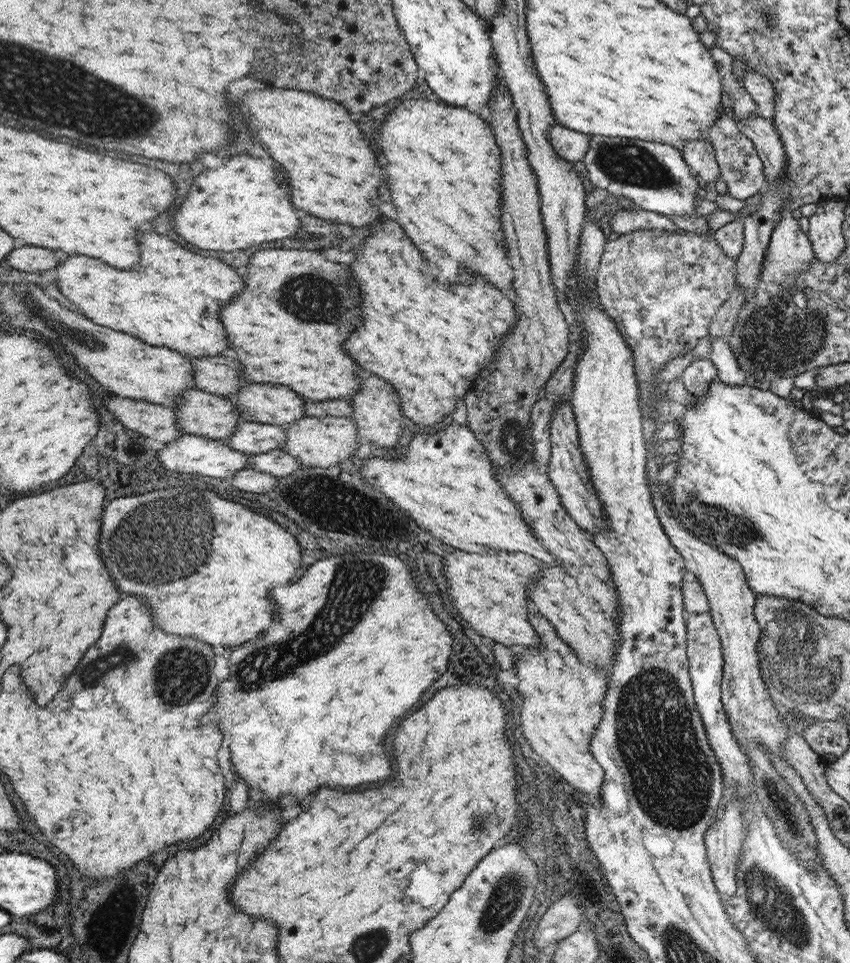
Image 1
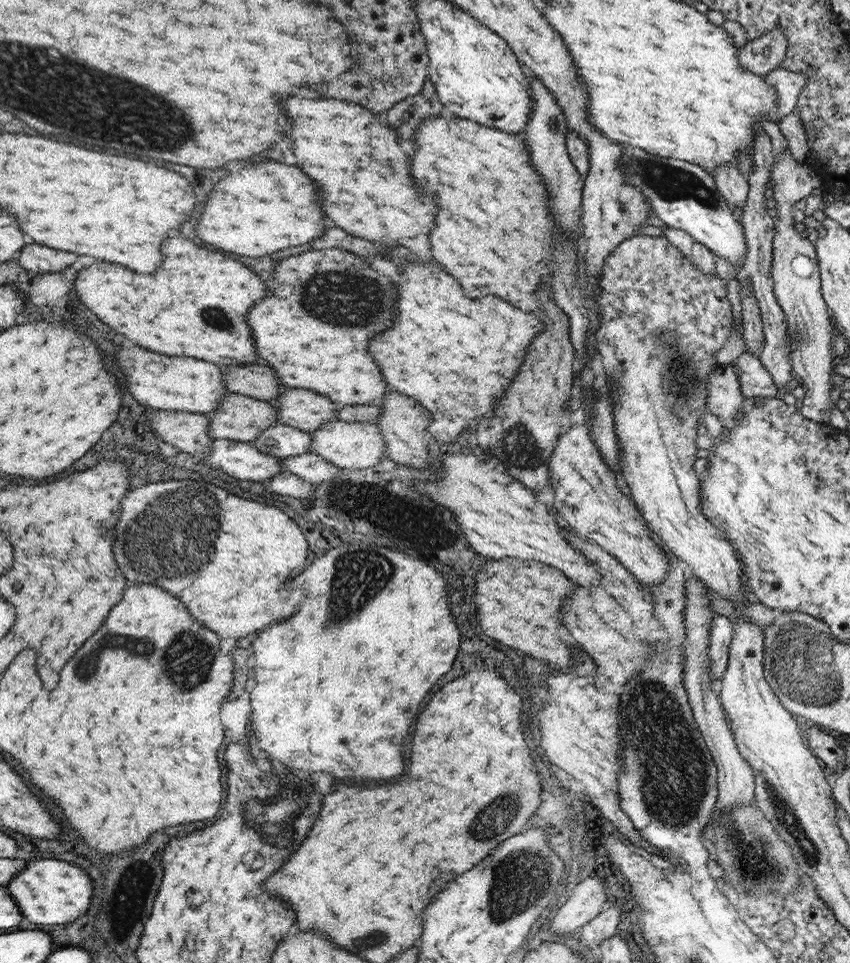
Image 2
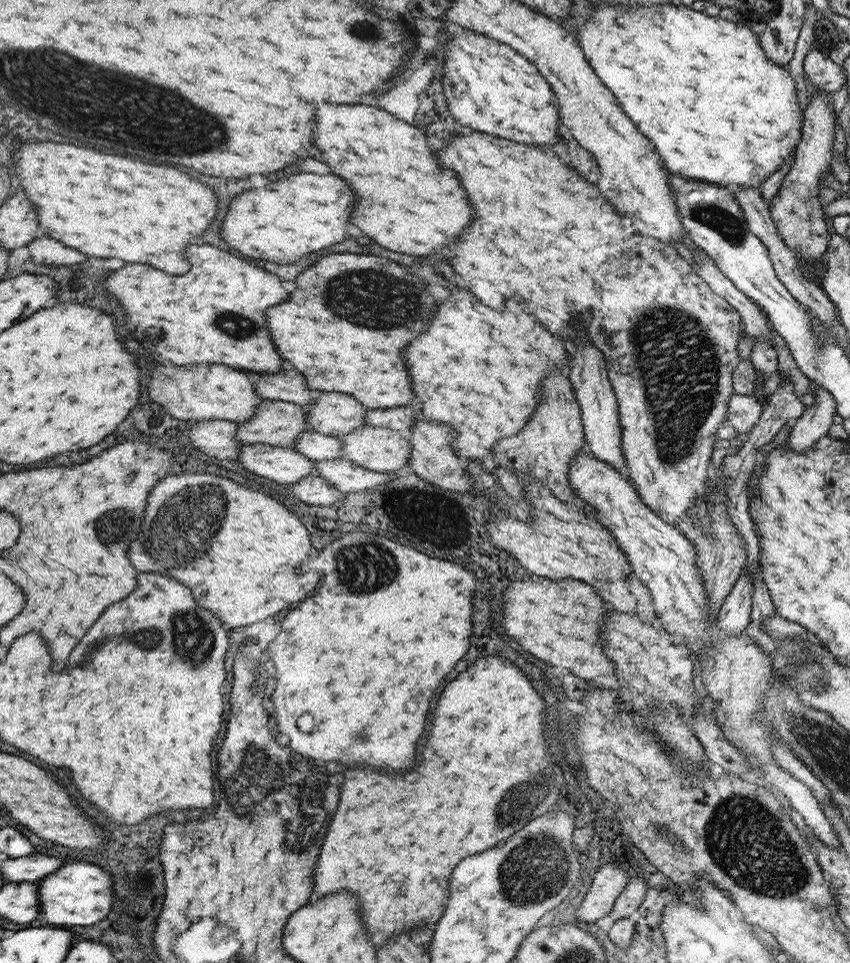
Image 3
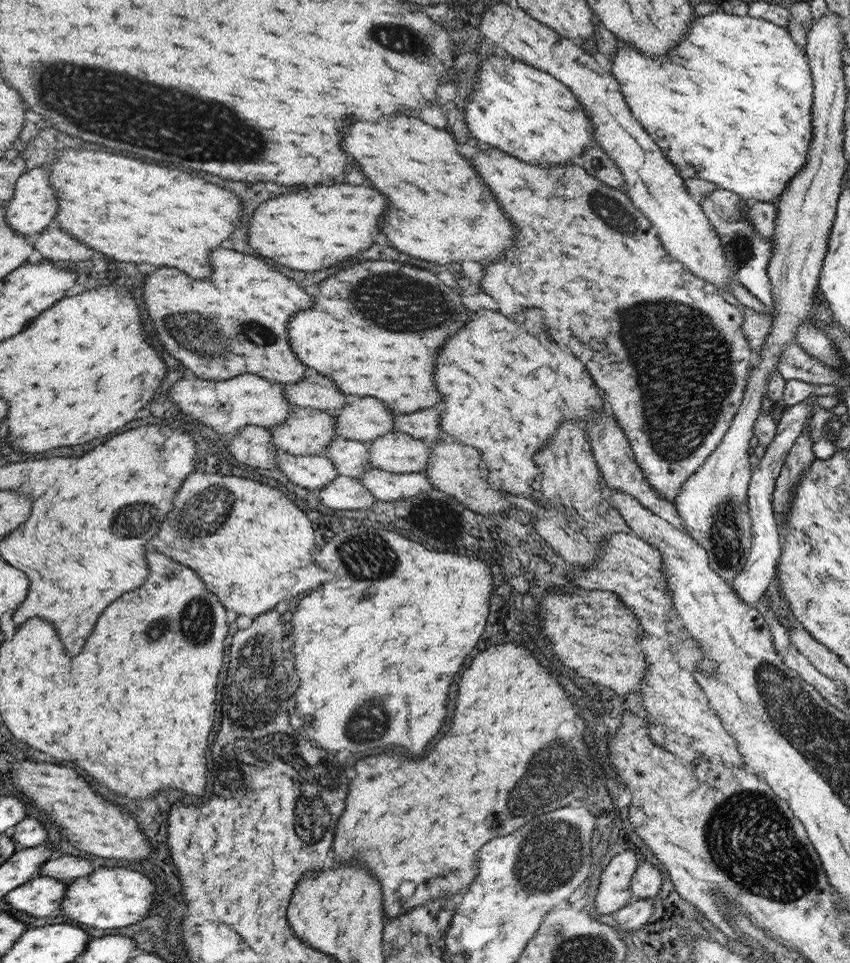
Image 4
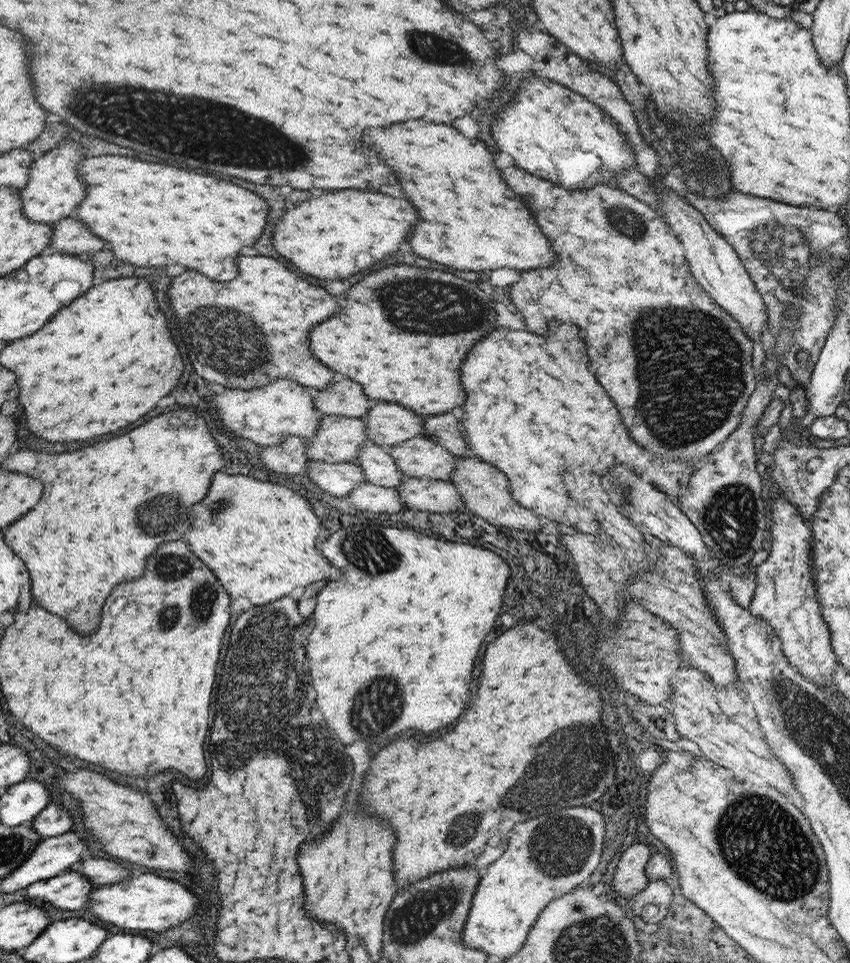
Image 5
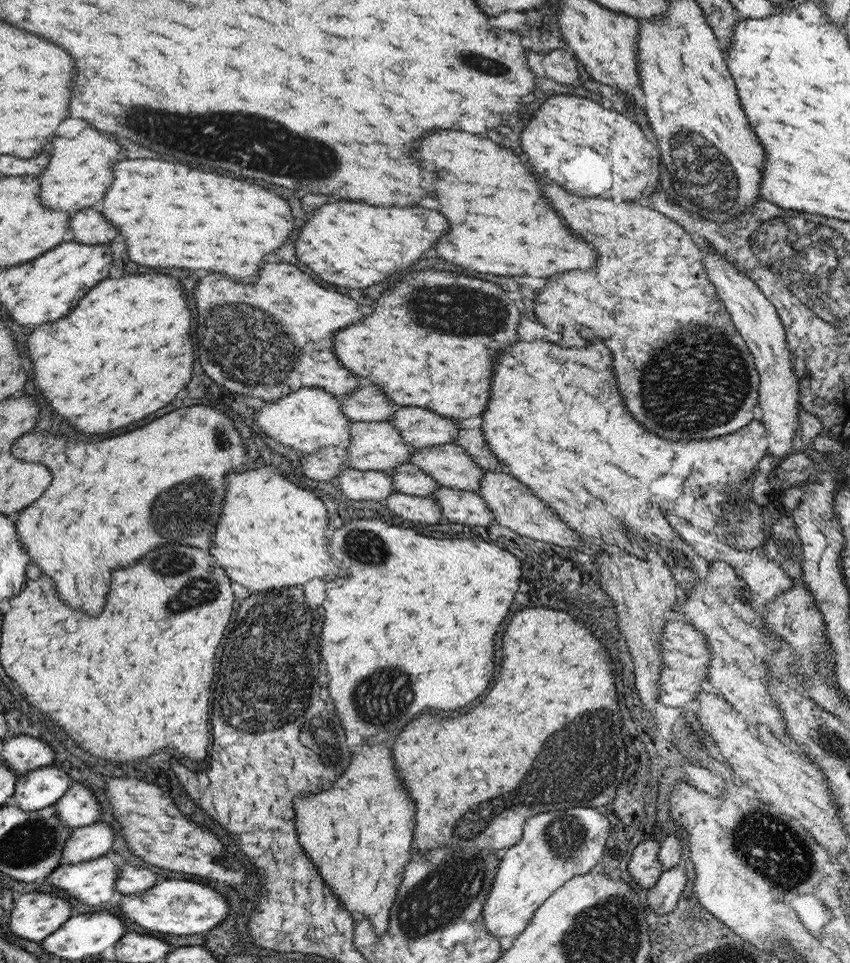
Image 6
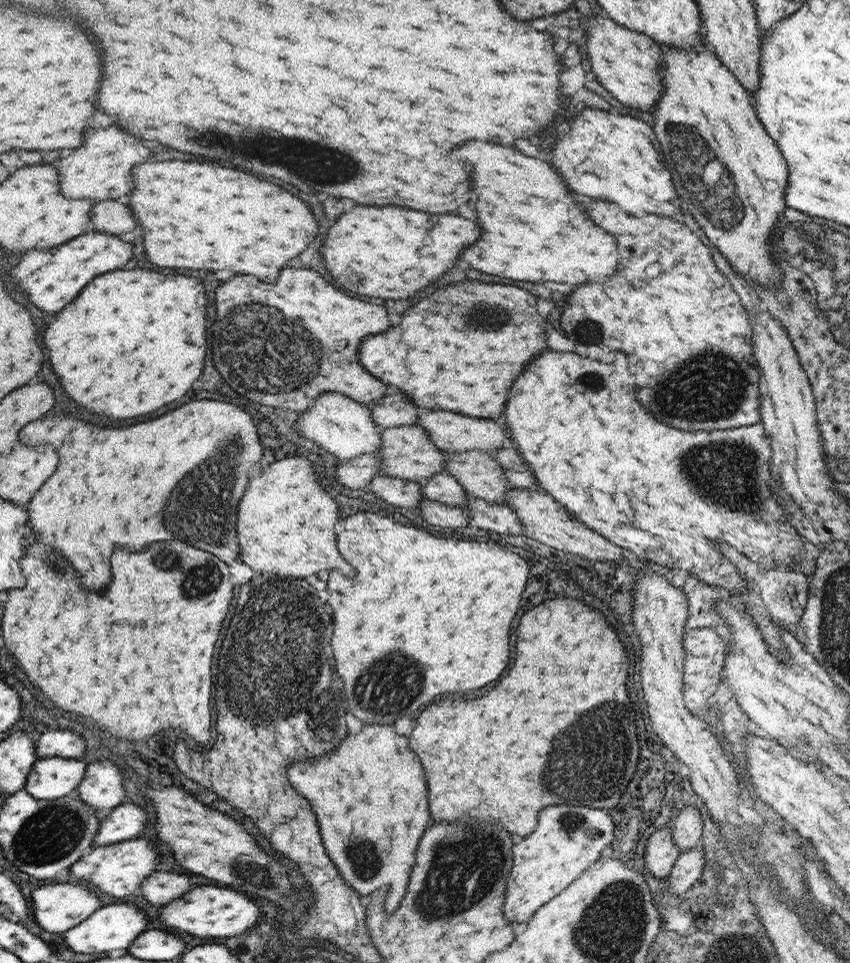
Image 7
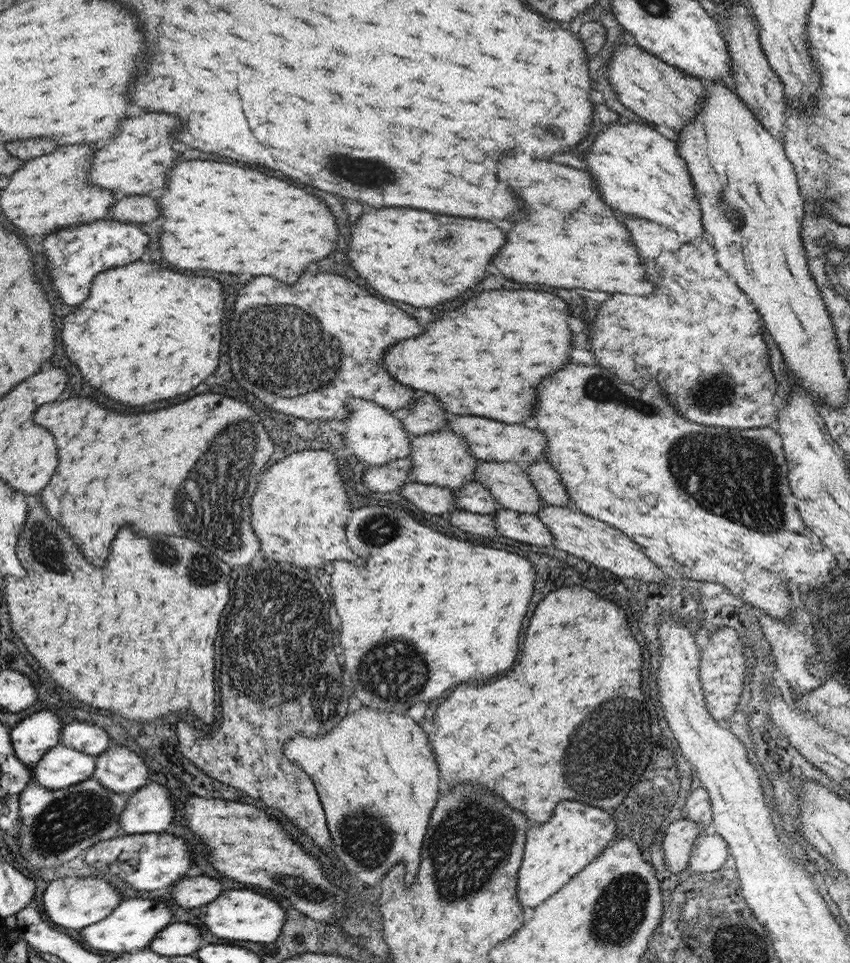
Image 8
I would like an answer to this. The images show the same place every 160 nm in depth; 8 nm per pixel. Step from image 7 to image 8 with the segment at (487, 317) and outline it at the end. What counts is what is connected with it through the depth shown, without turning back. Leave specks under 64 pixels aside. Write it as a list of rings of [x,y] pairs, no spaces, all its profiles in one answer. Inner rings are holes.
[[[492,290],[492,292],[482,292],[470,300],[466,300],[460,308],[446,312],[440,316],[440,320],[432,322],[428,326],[428,334],[424,334],[424,338],[408,338],[408,342],[400,342],[400,346],[392,348],[392,354],[388,354],[388,370],[392,370],[392,374],[396,374],[396,378],[400,378],[400,382],[404,382],[406,386],[412,386],[414,390],[426,390],[430,394],[434,394],[448,412],[454,412],[451,416],[484,416],[484,418],[496,418],[498,422],[508,422],[508,424],[520,424],[528,418],[532,418],[534,408],[536,408],[536,388],[538,384],[552,372],[560,370],[566,362],[570,362],[570,346],[572,346],[572,332],[568,326],[568,318],[570,318],[570,306],[566,304],[566,300],[548,294],[545,291],[537,290]]]

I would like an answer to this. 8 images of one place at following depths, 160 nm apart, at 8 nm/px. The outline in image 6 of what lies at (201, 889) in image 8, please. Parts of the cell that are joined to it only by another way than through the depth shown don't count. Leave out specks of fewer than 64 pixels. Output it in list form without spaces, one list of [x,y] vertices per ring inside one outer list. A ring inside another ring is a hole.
[[[125,865],[118,868],[115,892],[117,895],[138,895],[158,885],[160,880],[160,874],[154,874],[152,870]]]

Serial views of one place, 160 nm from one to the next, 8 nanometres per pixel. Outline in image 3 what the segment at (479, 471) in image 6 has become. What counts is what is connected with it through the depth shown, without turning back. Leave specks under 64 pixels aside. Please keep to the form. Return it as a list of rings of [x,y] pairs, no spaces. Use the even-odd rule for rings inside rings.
[[[362,427],[340,437],[340,459],[383,473],[394,473],[408,466],[412,450],[407,435],[391,428]]]

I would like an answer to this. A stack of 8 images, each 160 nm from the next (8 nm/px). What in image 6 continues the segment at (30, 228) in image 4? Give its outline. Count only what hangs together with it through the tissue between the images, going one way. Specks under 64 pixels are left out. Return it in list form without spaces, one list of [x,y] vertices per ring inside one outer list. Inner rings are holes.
[[[87,127],[74,138],[60,136],[52,140],[51,144],[48,150],[50,162],[38,176],[43,205],[74,214],[100,202],[114,180],[112,166],[120,158],[118,152],[122,152],[118,142],[114,142],[108,134],[100,134],[94,127]]]

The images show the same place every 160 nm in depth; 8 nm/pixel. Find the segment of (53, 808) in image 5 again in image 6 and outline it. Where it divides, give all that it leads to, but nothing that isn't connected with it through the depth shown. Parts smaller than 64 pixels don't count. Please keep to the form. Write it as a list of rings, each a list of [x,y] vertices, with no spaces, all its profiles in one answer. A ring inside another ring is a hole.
[[[80,781],[74,782],[67,794],[56,802],[57,817],[73,829],[88,826],[102,814],[100,801],[94,790]]]

